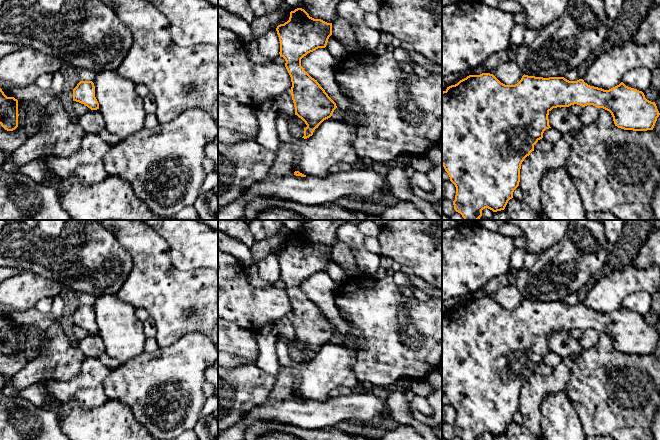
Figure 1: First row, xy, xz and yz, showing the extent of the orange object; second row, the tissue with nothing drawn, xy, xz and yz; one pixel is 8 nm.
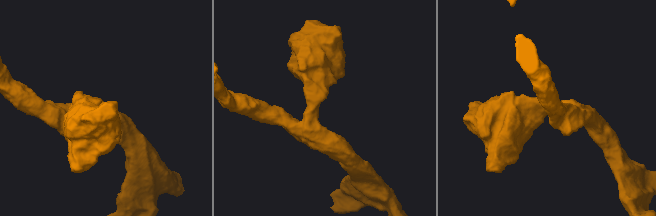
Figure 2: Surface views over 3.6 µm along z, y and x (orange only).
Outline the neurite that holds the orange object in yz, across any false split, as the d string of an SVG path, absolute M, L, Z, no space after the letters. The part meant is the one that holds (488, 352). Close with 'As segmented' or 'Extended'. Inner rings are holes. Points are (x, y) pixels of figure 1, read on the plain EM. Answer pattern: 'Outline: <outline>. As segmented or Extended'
Outline: M493 298L469 299L442 316L442 389L456 411L454 433L462 440L482 440L482 434L504 434L519 410L520 393L524 383L534 375L534 369L543 362L549 349L548 339L553 332L571 329L593 329L609 335L615 350L624 354L653 354L660 337L655 326L645 322L642 315L619 309L604 314L590 310L583 303L569 305L564 301L535 301L523 299L515 309L501 307Z. As segmented

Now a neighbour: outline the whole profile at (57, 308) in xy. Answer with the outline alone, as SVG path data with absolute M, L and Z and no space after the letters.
M58 295L53 298L53 305L51 312L55 317L55 323L60 323L60 319L63 315L64 310L64 300Z

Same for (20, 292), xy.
M23 270L0 283L0 305L4 307L2 315L7 321L12 321L12 314L16 312L24 312L32 307L43 297L54 298L60 294L61 284L44 278L32 271Z

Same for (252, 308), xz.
M218 247L218 318L257 334L263 327L290 316L291 311L291 301L285 289L252 286L245 267L234 256Z

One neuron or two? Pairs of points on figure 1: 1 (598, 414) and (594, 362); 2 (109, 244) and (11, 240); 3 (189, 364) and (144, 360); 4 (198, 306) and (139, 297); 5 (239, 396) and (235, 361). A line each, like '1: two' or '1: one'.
1: one
2: one
3: one
4: one
5: two

